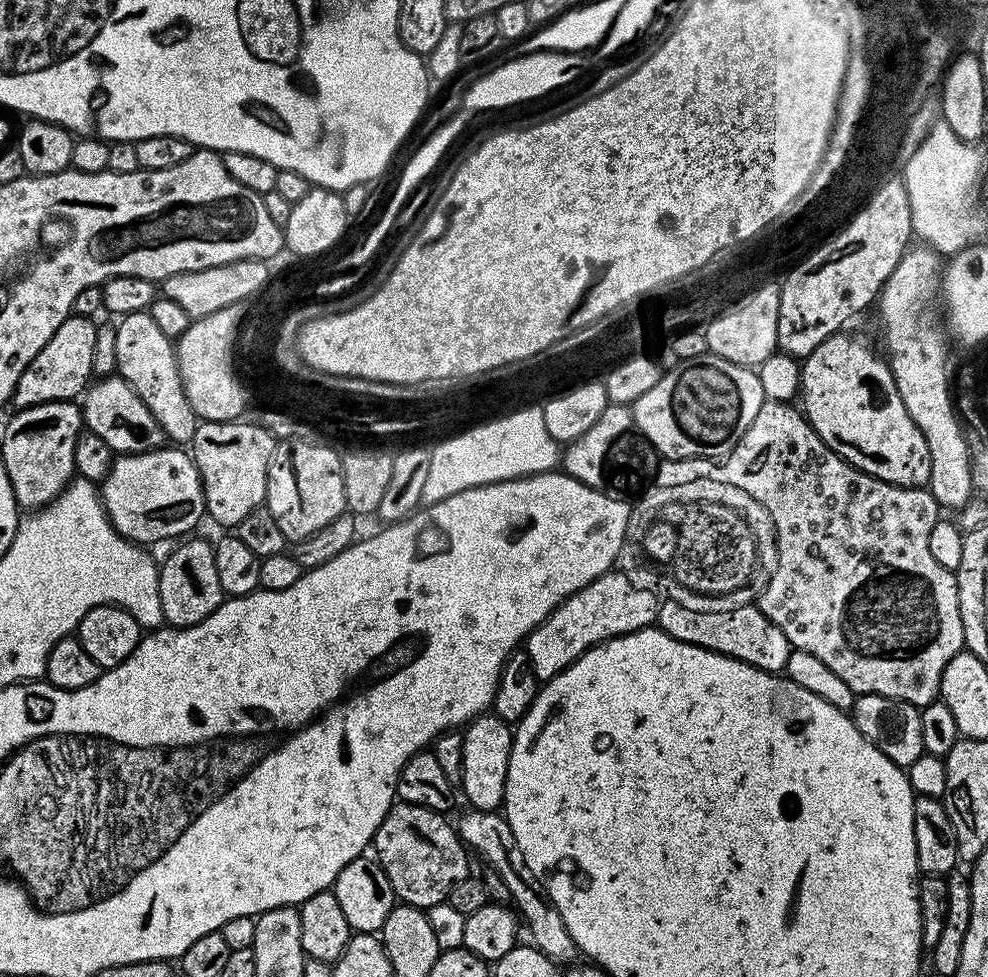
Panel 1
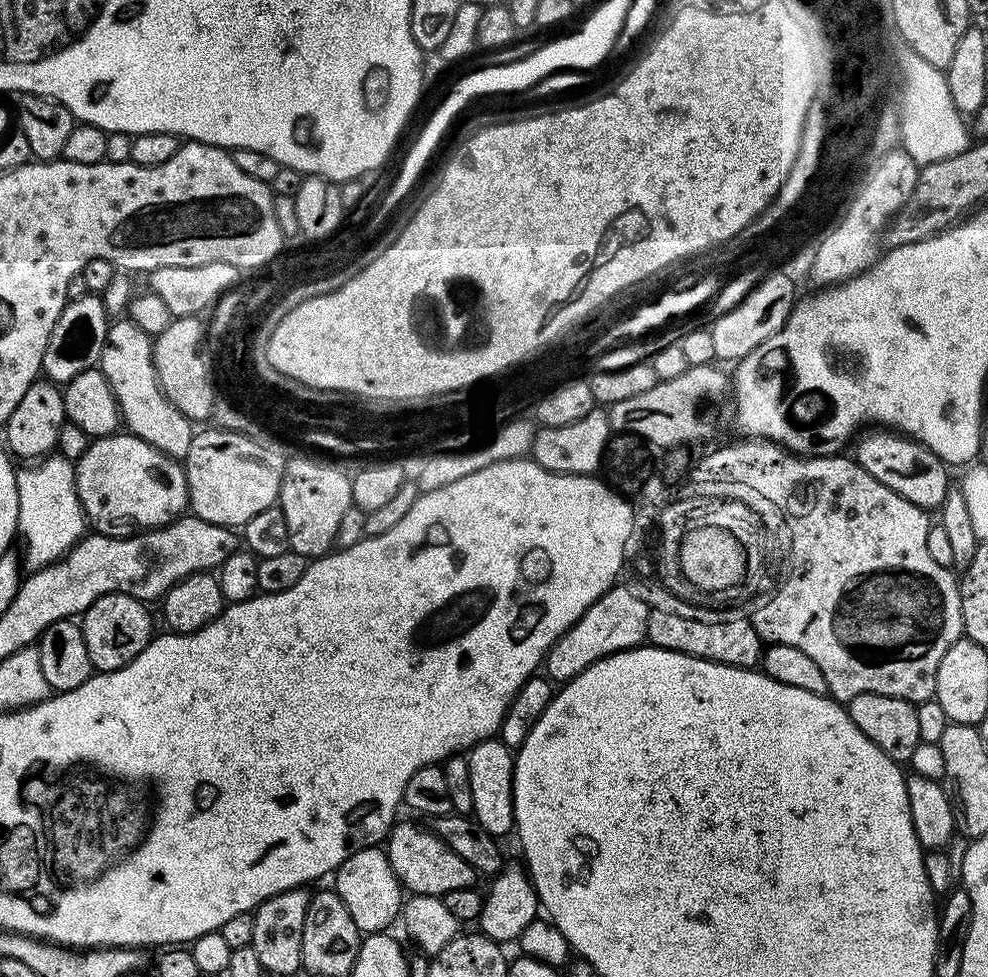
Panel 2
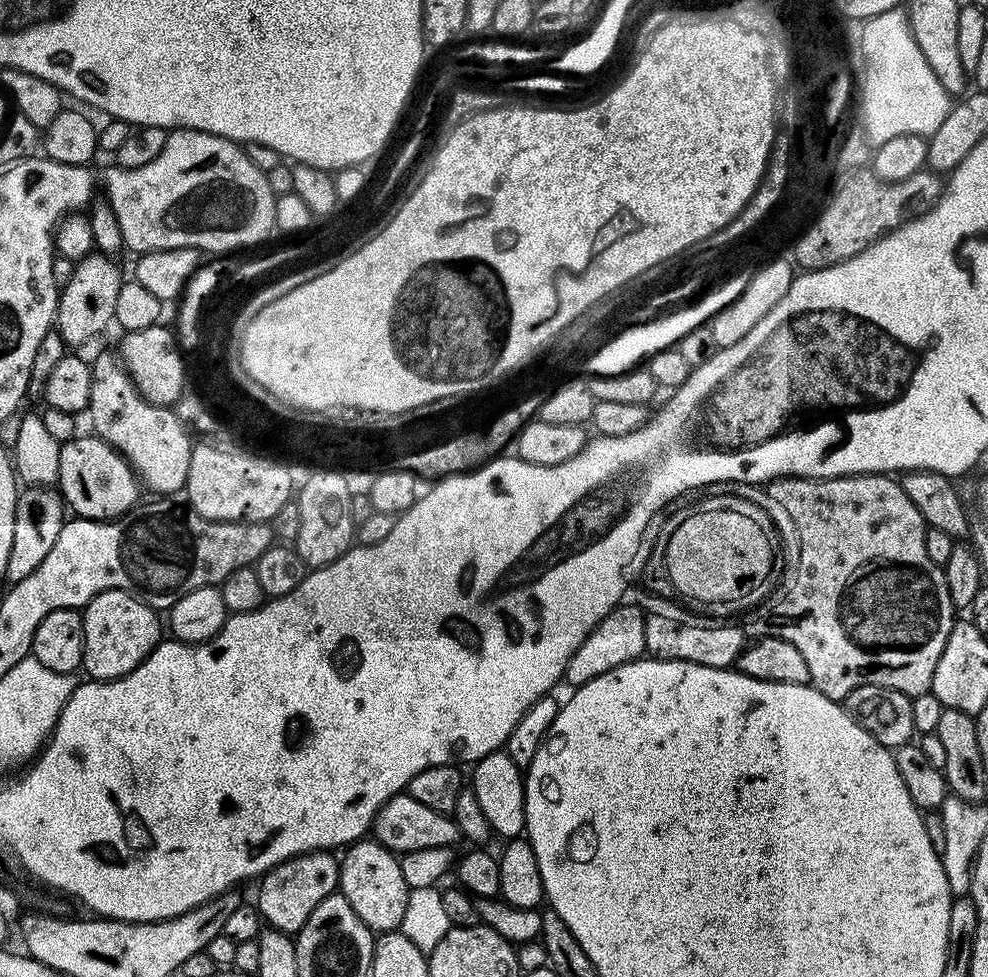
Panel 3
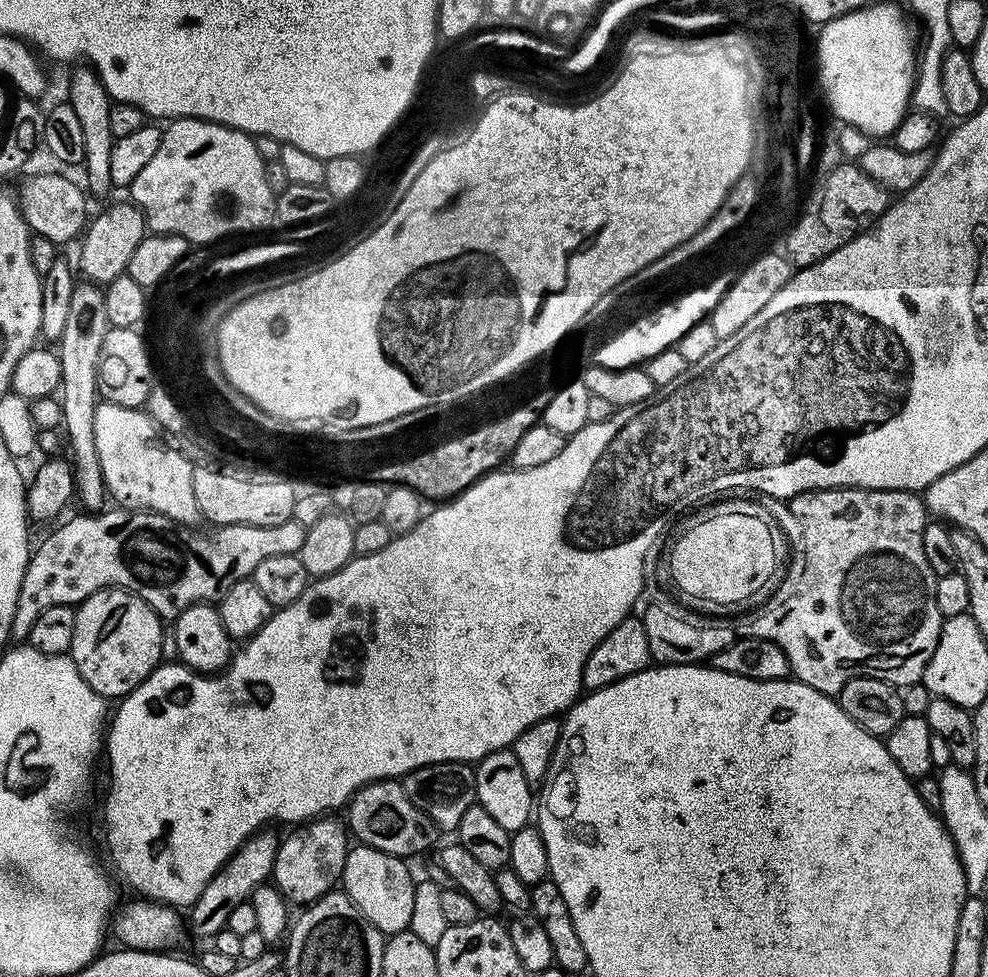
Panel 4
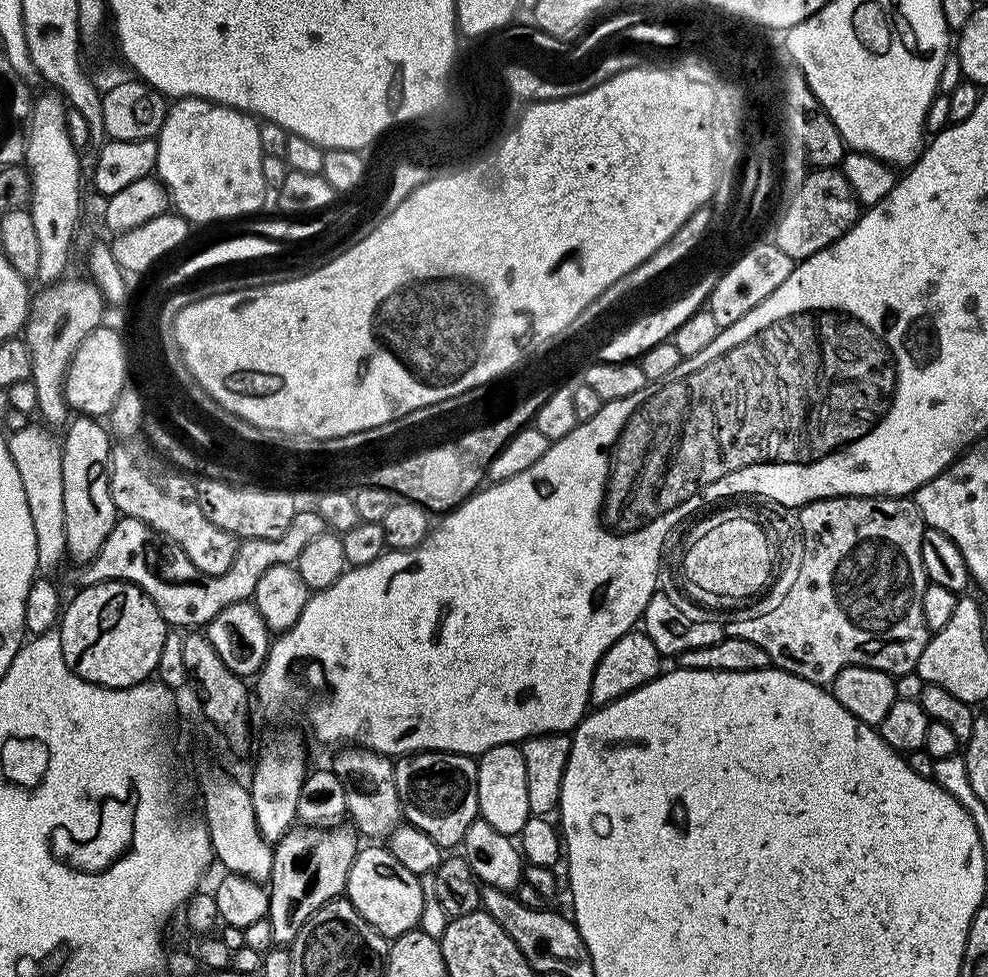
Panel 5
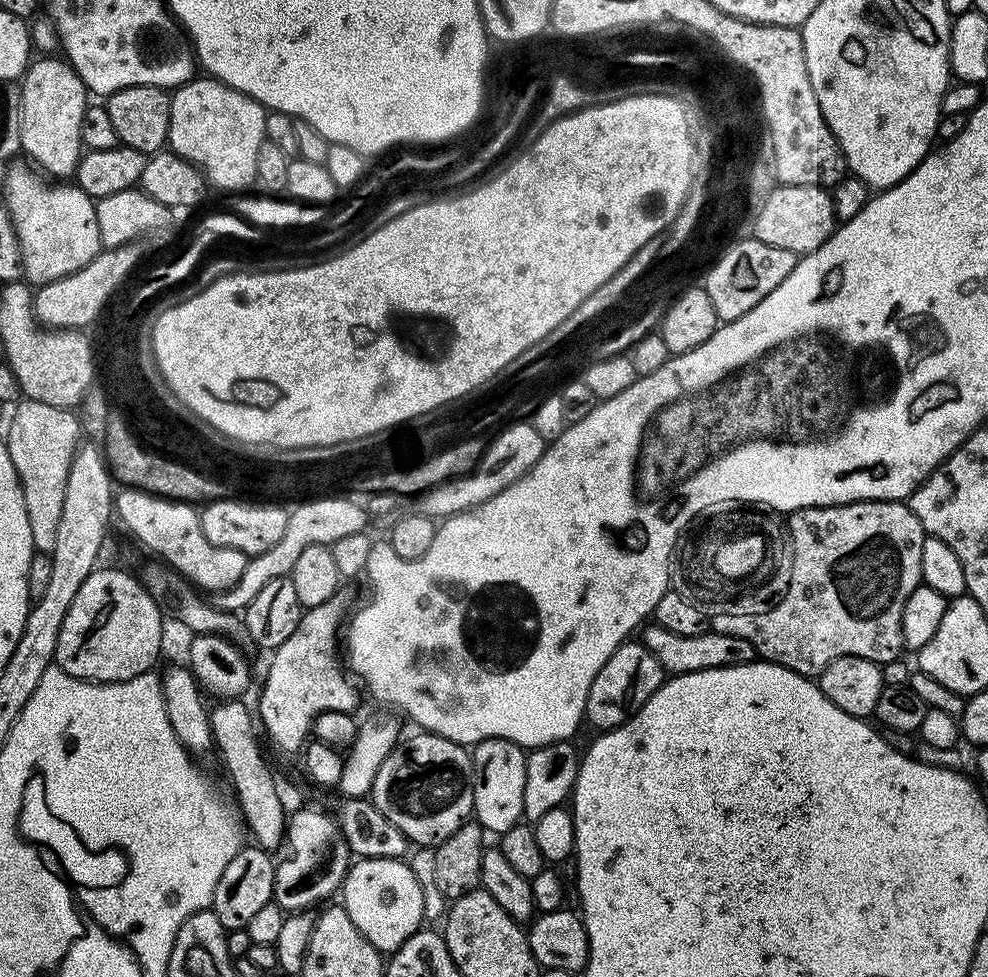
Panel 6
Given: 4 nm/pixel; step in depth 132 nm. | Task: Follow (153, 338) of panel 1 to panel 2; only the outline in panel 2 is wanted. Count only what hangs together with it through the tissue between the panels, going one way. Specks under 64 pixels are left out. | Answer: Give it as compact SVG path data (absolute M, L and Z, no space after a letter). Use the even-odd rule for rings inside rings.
M113 319L108 325L106 342L102 346L98 367L106 382L110 382L110 390L120 407L123 427L166 455L182 458L190 450L194 424L160 389L152 357L153 343L153 337L146 335L133 320Z

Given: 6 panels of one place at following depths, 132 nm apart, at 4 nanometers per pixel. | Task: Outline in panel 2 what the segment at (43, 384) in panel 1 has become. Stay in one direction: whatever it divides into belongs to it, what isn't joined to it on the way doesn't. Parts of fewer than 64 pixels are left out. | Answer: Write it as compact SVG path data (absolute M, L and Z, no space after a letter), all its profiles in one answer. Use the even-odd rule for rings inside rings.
M89 294L77 300L69 300L46 342L43 375L57 386L63 386L78 378L86 370L97 367L106 342L110 317L99 295Z

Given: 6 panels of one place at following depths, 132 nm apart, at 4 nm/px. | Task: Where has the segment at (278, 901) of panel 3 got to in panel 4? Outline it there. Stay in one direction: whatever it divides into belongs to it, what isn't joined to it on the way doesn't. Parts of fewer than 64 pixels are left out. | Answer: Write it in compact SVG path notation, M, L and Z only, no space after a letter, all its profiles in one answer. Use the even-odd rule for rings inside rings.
M325 814L309 820L303 826L296 826L287 837L281 839L280 849L274 862L270 880L289 905L307 906L321 900L327 892L333 891L341 883L350 851L350 832L343 823L340 824L331 815Z

